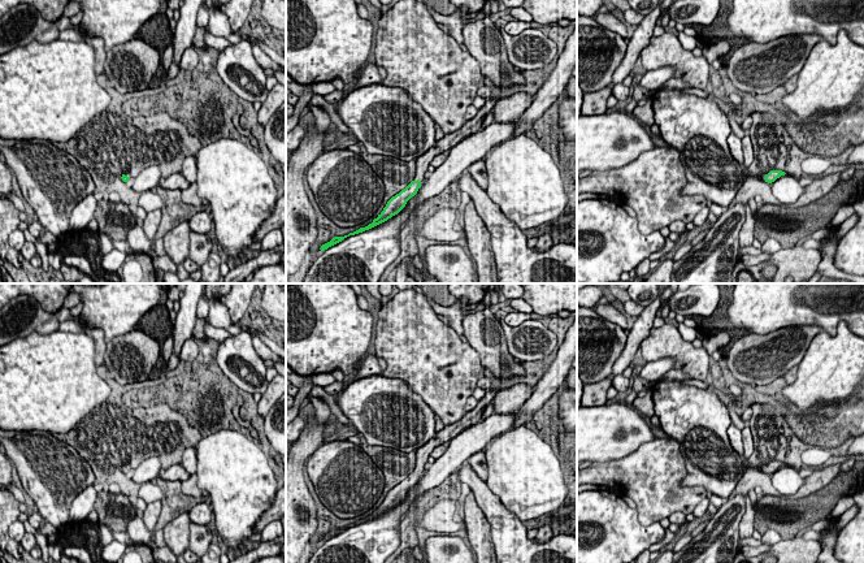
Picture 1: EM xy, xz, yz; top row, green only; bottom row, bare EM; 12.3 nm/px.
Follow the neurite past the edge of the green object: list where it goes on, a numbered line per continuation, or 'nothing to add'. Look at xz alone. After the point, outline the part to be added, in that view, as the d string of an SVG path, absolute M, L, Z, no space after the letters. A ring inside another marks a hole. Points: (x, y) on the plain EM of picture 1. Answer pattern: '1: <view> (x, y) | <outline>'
1: xz (472, 418) | M486 390L486 394L482 399L478 400L478 404L457 423L444 426L442 430L437 432L437 437L430 439L422 447L416 450L416 467L414 472L424 472L425 464L431 454L431 451L442 445L448 443L452 438L460 434L463 430L468 429L472 425L476 425L482 420L483 410L492 402L494 397L499 390Z

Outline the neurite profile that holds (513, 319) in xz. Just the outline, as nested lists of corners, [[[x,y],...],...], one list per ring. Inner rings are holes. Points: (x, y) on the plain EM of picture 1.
[[[511,312],[507,313],[507,316],[504,317],[504,322],[509,326],[518,326],[520,324],[522,324],[525,320],[530,319],[530,313],[525,313],[525,312]]]

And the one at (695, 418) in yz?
[[[656,380],[651,390],[661,429],[680,443],[687,475],[681,486],[703,486],[728,499],[744,473],[743,456],[730,445],[729,408],[713,390]]]

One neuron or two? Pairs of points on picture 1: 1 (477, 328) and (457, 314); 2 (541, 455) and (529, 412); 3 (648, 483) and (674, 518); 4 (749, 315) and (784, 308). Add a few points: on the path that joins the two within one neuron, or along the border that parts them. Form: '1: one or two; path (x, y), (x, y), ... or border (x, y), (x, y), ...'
1: two; border (464, 316), (461, 333)
2: two; border (525, 424), (508, 431)
3: two; border (685, 514), (678, 511), (668, 518)
4: one; path (758, 308), (775, 308)

